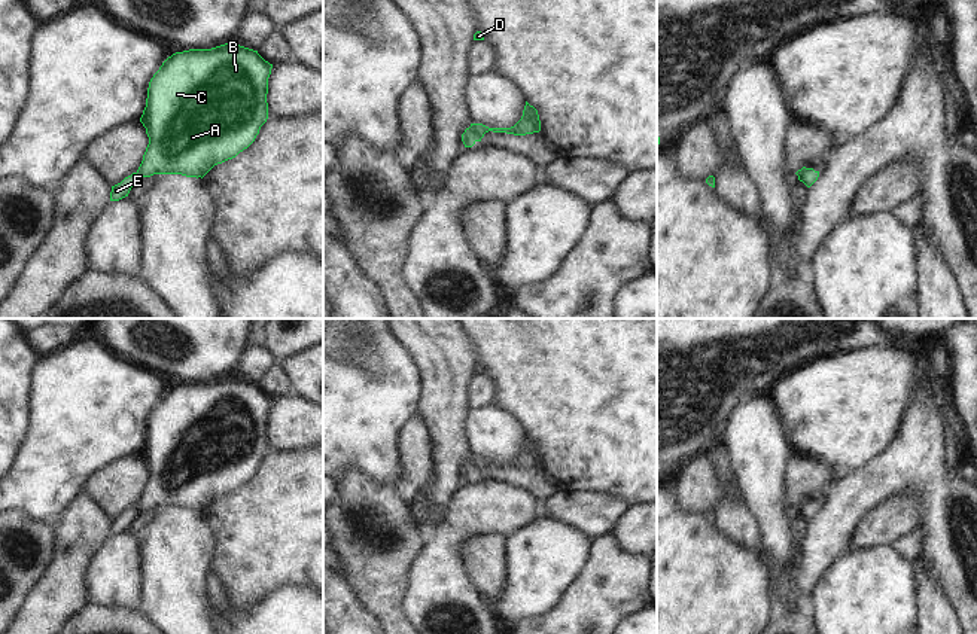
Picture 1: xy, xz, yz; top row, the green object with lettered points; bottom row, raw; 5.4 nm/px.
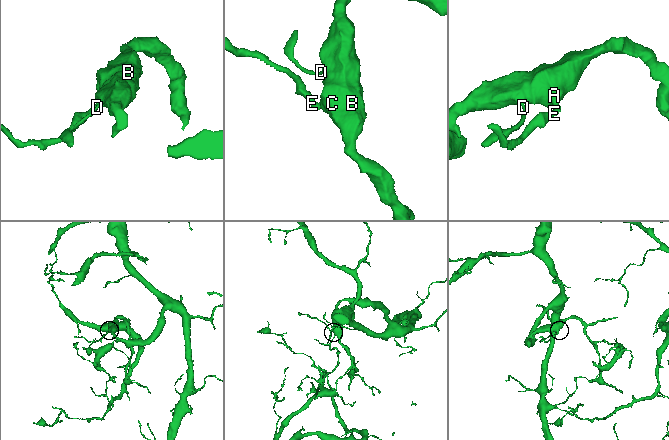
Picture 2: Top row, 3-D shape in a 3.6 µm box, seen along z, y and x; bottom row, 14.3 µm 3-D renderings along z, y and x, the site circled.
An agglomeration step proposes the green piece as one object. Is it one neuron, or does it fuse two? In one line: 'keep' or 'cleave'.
cleave

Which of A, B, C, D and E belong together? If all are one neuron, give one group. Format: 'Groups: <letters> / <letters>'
Groups: A B C D / E

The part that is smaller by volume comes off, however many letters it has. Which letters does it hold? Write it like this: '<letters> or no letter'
E

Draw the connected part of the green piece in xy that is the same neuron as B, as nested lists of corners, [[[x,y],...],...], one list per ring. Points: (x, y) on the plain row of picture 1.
[[[235,375],[168,390],[149,415],[140,451],[149,478],[137,503],[139,510],[182,507],[203,512],[214,499],[247,482],[268,452],[271,402],[273,397],[258,384]]]

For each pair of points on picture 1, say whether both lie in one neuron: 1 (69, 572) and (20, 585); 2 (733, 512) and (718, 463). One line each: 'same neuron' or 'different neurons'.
1: different neurons
2: same neuron

